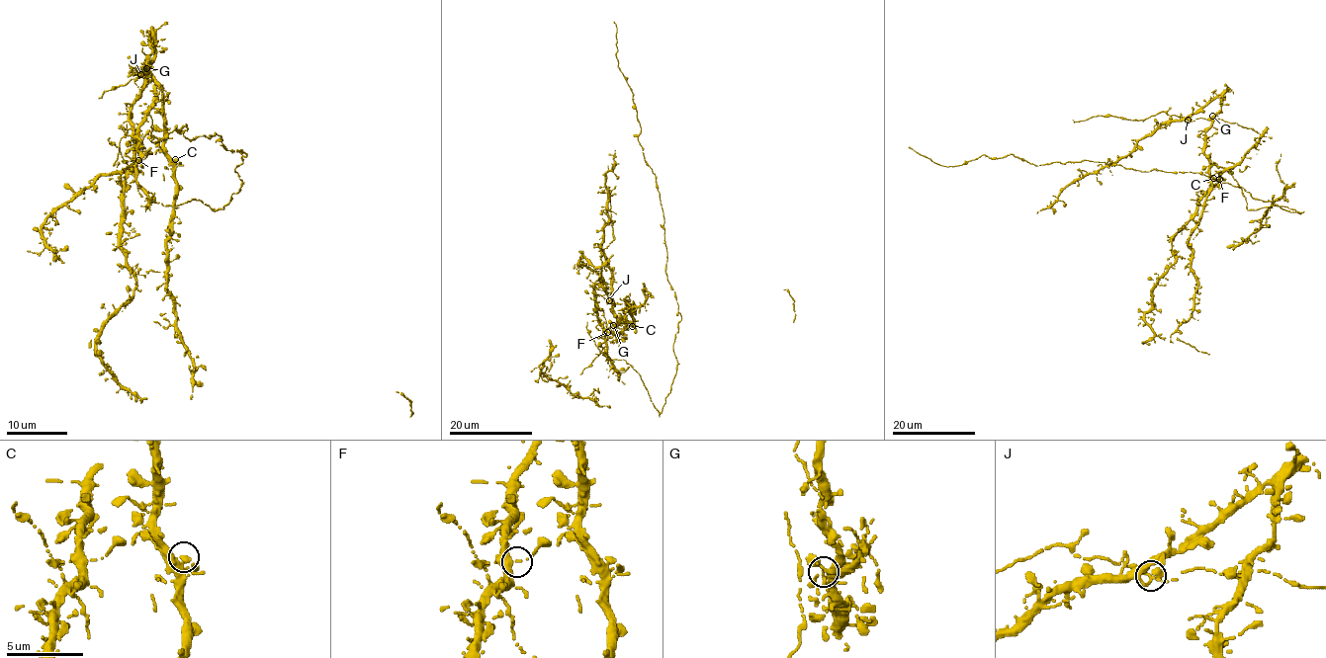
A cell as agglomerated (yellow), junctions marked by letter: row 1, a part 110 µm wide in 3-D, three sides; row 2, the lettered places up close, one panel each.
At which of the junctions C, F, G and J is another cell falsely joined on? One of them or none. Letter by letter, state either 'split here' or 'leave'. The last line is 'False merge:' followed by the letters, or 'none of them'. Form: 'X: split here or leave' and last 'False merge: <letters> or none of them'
C: leave
F: leave
G: leave
J: leave
False merge: none of them

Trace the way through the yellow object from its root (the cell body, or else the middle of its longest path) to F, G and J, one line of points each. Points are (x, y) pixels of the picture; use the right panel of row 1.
F: (1280, 205), (1247, 209), (1242, 189), (1233, 173), (1225, 170), (1219, 179)
G: (1280, 205), (1247, 209), (1242, 189), (1229, 170), (1219, 179), (1218, 173), (1210, 174), (1204, 144), (1212, 116)
J: (1280, 205), (1247, 209), (1229, 170), (1219, 179), (1210, 174), (1205, 130), (1220, 109), (1219, 95), (1188, 120)

